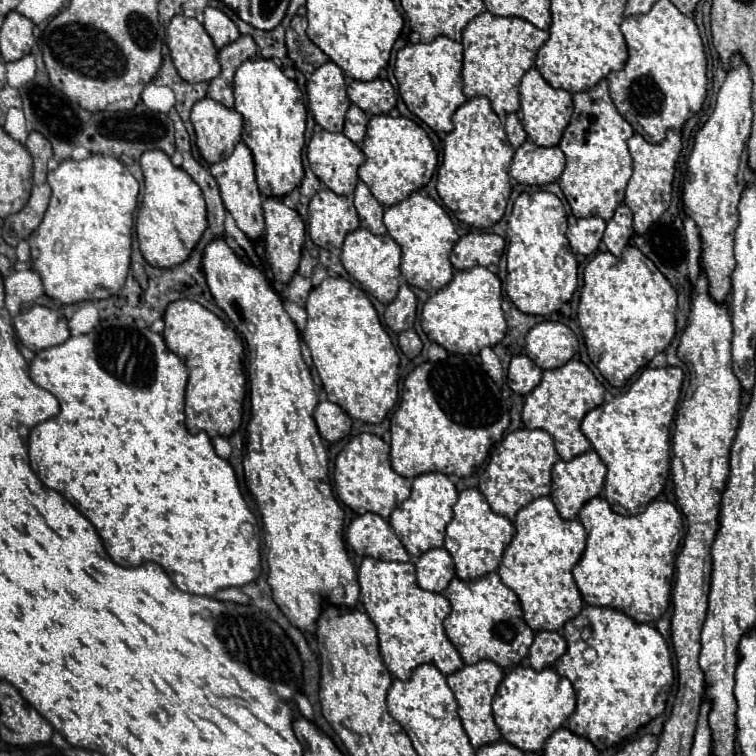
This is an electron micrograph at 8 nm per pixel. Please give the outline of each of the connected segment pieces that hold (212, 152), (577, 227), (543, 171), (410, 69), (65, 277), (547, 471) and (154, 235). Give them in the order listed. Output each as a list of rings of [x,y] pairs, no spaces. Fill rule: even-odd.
[[[209,97],[193,105],[191,123],[195,127],[195,145],[207,163],[227,159],[241,141],[243,117]]]
[[[587,217],[587,219],[577,219],[575,225],[567,229],[569,233],[569,245],[573,253],[579,255],[591,255],[597,251],[603,233],[605,233],[605,221],[601,217]]]
[[[525,141],[513,155],[509,175],[523,185],[547,185],[561,177],[565,155],[559,147],[539,147]]]
[[[435,37],[431,43],[415,43],[407,45],[397,53],[397,63],[395,63],[395,79],[397,79],[398,93],[405,101],[407,109],[417,115],[421,121],[425,121],[433,131],[445,131],[449,133],[453,129],[451,117],[453,113],[467,101],[463,95],[463,45],[457,41],[451,41],[449,37]]]
[[[91,155],[83,161],[67,159],[59,163],[55,171],[47,175],[47,183],[53,189],[49,209],[41,225],[29,235],[33,269],[39,273],[45,285],[45,293],[61,303],[81,303],[107,299],[117,293],[129,273],[131,263],[131,229],[134,226],[139,183],[131,171],[115,157]]]
[[[517,429],[509,433],[489,457],[485,473],[479,479],[479,489],[485,495],[493,513],[515,519],[517,511],[539,497],[551,495],[551,469],[559,461],[553,437],[543,429]]]
[[[159,149],[143,153],[141,169],[145,175],[145,193],[135,223],[139,249],[149,265],[173,269],[189,259],[191,251],[209,227],[205,199],[199,185],[183,169],[173,167],[169,157],[159,153]]]

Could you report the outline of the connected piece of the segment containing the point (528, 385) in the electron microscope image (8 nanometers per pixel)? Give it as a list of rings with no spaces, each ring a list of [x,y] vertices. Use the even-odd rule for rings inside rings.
[[[515,355],[511,359],[509,371],[507,371],[509,387],[519,395],[531,393],[539,385],[541,375],[543,375],[543,371],[527,355]]]

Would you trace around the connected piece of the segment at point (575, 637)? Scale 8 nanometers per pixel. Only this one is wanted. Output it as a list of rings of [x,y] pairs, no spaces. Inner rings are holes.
[[[585,605],[575,619],[567,621],[563,627],[563,637],[567,641],[567,653],[559,657],[559,663],[555,661],[555,671],[567,677],[577,693],[577,709],[567,721],[569,731],[587,737],[597,751],[605,751],[613,745],[629,741],[641,727],[665,711],[665,703],[675,681],[675,671],[669,647],[653,625],[639,625],[611,607]],[[587,647],[597,651],[597,659],[591,663],[583,659],[583,651]]]

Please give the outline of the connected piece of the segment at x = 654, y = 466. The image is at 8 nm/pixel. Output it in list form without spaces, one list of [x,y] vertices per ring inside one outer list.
[[[663,367],[663,369],[645,369],[639,379],[631,385],[627,393],[617,395],[611,403],[603,403],[589,411],[581,423],[583,435],[591,441],[595,453],[607,465],[605,477],[605,499],[611,509],[619,515],[639,515],[645,507],[663,491],[665,481],[669,477],[671,465],[671,423],[675,417],[675,407],[679,401],[683,383],[683,371],[679,367]]]

